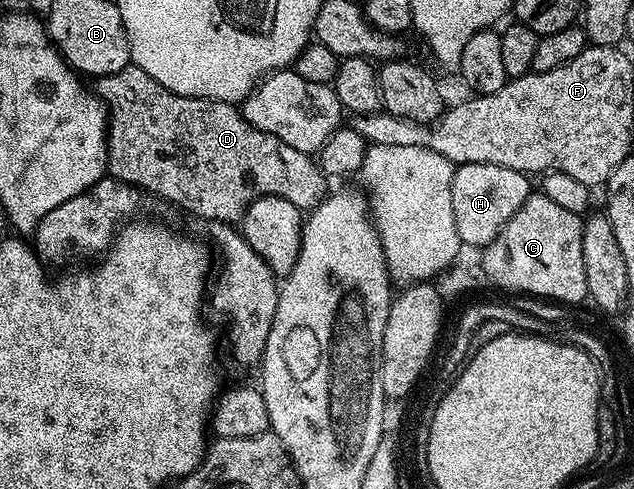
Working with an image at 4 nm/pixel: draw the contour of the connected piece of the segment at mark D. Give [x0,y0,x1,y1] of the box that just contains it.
[93,64,329,224]

